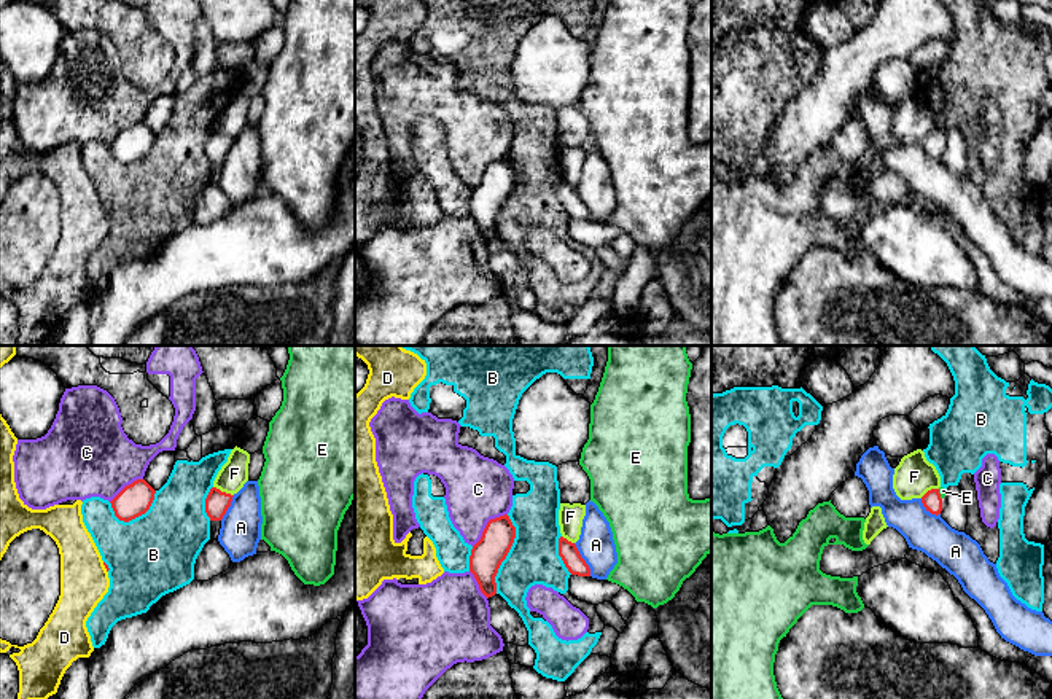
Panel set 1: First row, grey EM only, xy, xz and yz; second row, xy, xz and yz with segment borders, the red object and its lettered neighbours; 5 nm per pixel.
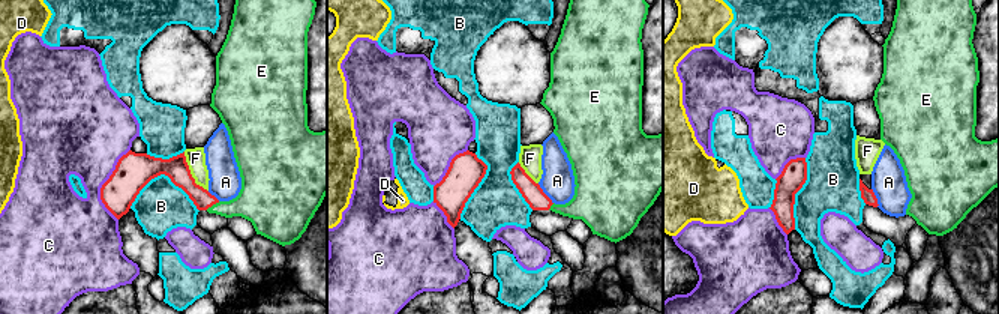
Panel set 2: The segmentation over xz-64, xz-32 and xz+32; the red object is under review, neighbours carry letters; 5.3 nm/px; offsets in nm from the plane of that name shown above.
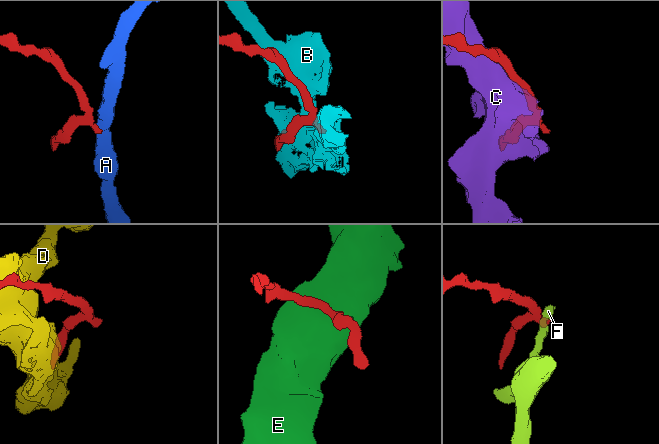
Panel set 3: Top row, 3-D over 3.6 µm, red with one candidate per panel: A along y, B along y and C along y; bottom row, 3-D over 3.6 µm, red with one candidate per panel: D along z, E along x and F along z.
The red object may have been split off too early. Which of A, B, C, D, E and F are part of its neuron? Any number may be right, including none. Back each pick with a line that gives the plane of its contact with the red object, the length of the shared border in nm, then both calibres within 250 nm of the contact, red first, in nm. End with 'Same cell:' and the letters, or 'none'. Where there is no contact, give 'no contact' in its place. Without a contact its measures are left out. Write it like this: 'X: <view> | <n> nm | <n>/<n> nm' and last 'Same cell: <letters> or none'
E: yz | 60 nm | 100/40 nm
Same cell: E

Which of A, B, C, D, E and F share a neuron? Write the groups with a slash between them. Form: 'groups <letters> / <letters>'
groups A / B / C / D / E / F

